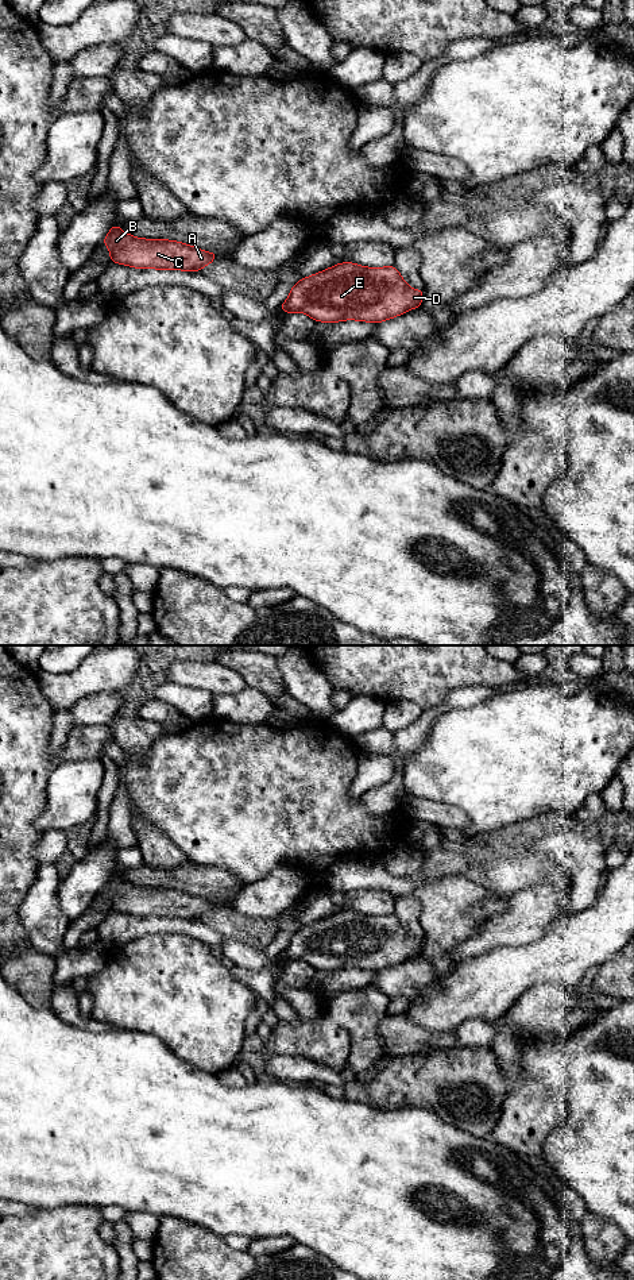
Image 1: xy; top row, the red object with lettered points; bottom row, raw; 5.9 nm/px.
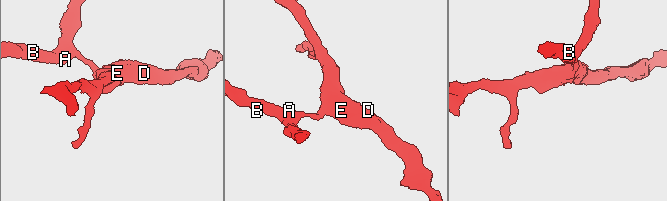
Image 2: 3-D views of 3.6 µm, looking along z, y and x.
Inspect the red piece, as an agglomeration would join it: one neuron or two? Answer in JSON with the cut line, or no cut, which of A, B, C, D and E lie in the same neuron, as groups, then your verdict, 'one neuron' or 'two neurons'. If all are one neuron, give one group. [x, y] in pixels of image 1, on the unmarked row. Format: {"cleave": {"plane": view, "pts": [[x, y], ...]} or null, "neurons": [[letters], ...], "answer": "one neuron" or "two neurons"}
{"cleave": {"plane": "xy", "pts": [[285, 949], [286, 959]]}, "neurons": [["A", "B", "C"], ["D", "E"]], "answer": "two neurons"}

